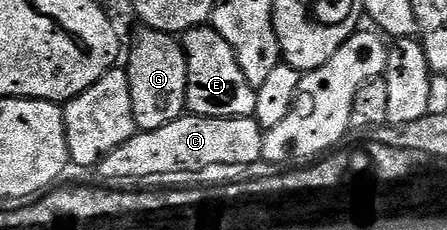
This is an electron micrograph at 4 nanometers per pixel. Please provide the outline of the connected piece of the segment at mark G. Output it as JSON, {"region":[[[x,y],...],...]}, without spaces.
{"region":[[[137,28],[132,46],[127,46],[126,72],[130,79],[130,99],[134,102],[134,123],[137,130],[154,131],[185,116],[188,103],[188,60],[183,44],[173,34]]]}

